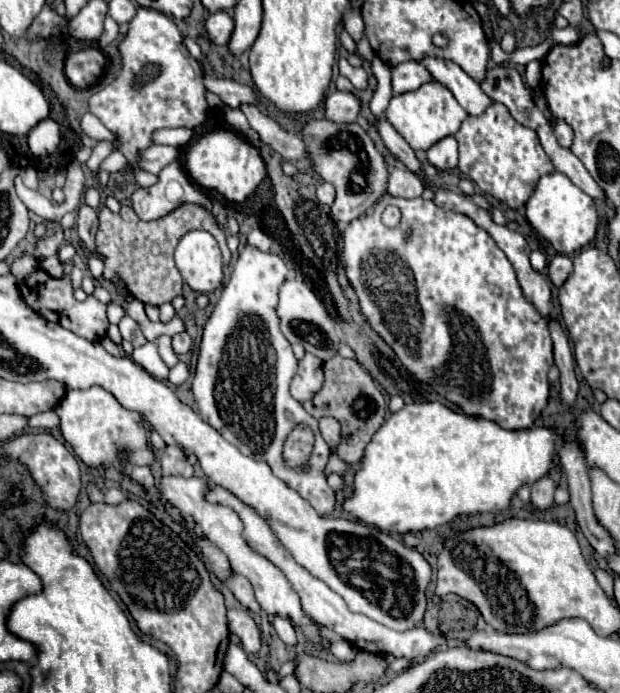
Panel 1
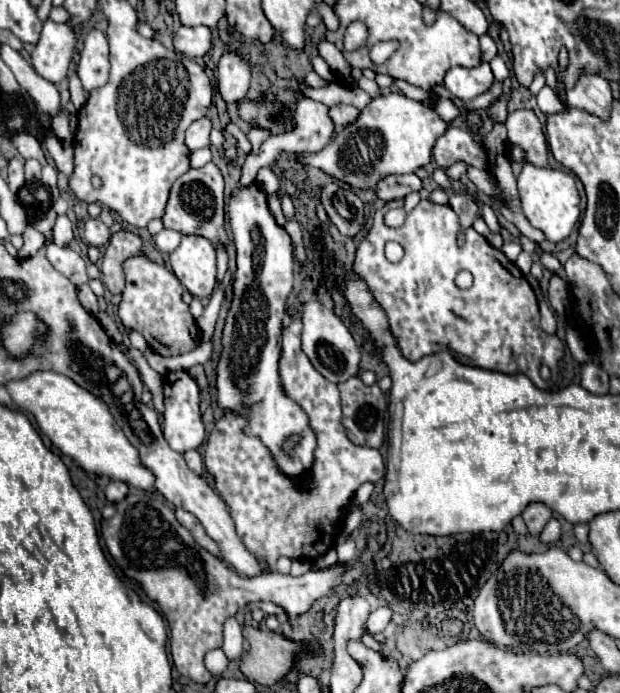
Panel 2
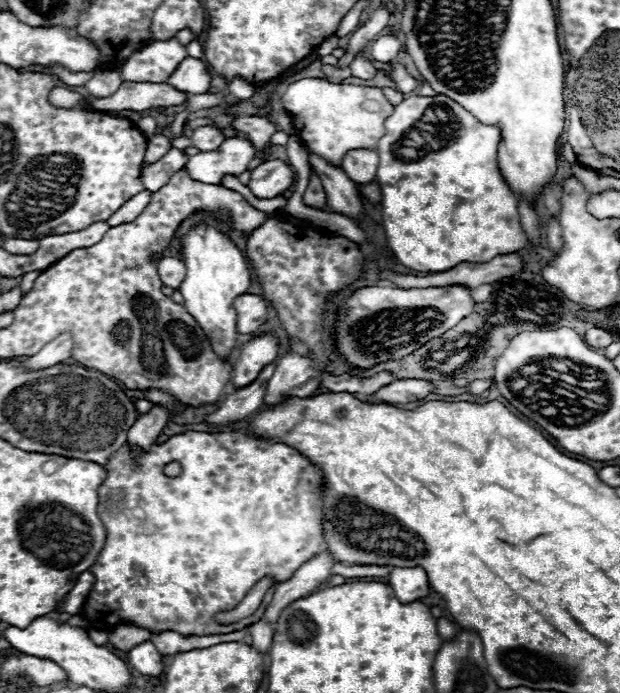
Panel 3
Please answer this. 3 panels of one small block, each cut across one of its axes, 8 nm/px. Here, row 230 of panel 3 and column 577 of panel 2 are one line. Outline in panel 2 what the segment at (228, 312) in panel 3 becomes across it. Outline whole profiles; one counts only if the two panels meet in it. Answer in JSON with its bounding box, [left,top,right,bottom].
[518,164,580,242]

